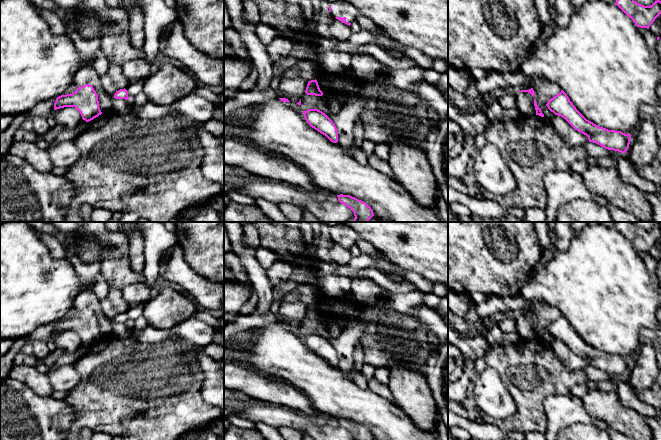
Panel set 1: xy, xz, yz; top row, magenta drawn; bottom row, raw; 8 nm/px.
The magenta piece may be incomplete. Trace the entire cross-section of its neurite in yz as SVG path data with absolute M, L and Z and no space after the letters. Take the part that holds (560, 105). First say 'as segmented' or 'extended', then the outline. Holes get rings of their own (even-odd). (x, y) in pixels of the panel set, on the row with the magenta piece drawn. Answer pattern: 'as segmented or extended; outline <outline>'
as segmented; outline M561 90L549 99L546 106L555 115L563 117L575 130L588 137L589 142L605 149L625 153L630 144L631 134L608 130L587 120L573 105L567 94Z

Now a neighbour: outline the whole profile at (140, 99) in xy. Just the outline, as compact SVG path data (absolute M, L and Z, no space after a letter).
M142 91L139 94L137 94L134 98L132 98L132 104L137 107L141 107L147 102L149 102L149 99Z

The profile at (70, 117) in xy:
M64 107L54 110L56 123L63 125L68 130L74 130L81 124L82 116L75 107Z

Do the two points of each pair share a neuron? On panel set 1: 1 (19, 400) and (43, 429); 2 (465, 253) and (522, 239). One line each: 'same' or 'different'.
1: same
2: same

